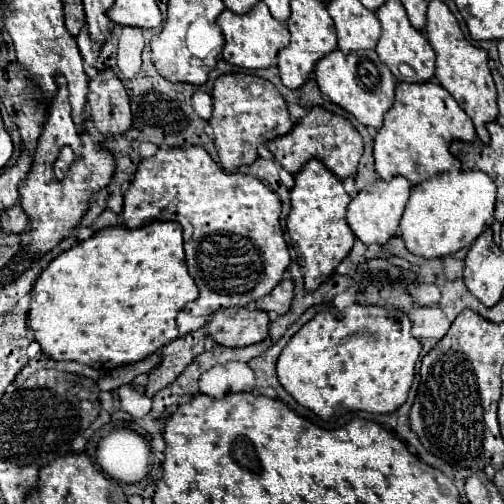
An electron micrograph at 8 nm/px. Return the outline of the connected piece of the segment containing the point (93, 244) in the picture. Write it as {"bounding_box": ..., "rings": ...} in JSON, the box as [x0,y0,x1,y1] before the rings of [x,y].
{"bounding_box":[28,222,198,372],"rings":[[[150,222],[150,224],[136,228],[136,230],[128,230],[126,226],[108,226],[104,230],[98,230],[92,238],[80,242],[76,248],[64,250],[42,270],[42,274],[38,276],[30,294],[32,294],[32,306],[30,306],[30,312],[28,312],[28,326],[34,332],[34,340],[42,346],[42,352],[48,354],[54,360],[76,360],[76,362],[88,364],[88,366],[96,368],[98,372],[102,372],[102,370],[112,370],[112,368],[122,366],[122,364],[138,362],[138,360],[146,358],[148,354],[156,352],[158,348],[162,348],[164,344],[178,338],[176,316],[188,302],[192,302],[198,296],[198,288],[196,288],[194,280],[190,278],[188,268],[186,268],[182,226],[178,222]]]}

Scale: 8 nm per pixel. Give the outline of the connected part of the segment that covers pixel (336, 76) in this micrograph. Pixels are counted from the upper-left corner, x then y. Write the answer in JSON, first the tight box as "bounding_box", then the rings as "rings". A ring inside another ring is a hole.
{"bounding_box":[316,50,396,128],"rings":[[[332,50],[316,64],[316,82],[334,104],[342,106],[346,112],[354,114],[358,122],[364,126],[380,128],[384,112],[394,102],[394,86],[396,78],[378,58],[376,50],[356,50],[352,54],[344,54],[342,50]]]}

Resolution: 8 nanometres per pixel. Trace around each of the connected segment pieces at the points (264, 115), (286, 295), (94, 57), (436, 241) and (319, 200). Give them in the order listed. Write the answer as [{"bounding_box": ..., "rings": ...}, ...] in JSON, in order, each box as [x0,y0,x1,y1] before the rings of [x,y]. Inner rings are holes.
[{"bounding_box":[208,74,292,172],"rings":[[[222,74],[214,82],[212,90],[212,118],[208,124],[214,130],[214,146],[224,170],[232,172],[242,164],[252,164],[258,158],[258,144],[288,134],[292,120],[286,108],[286,100],[268,80],[250,74]]]},{"bounding_box":[258,278,294,314],"rings":[[[284,278],[276,286],[276,290],[272,290],[272,294],[258,300],[258,308],[266,312],[274,310],[276,314],[286,314],[292,306],[292,298],[294,298],[294,282],[292,278]]]},{"bounding_box":[76,28,100,64],"rings":[[[86,28],[78,34],[78,38],[76,38],[76,42],[78,42],[78,48],[80,48],[80,52],[82,52],[82,58],[86,60],[86,64],[96,64],[98,62],[98,56],[100,56],[100,44],[96,44],[96,42],[92,42],[90,38],[88,38],[88,32],[86,32]]]},{"bounding_box":[400,170,496,258],"rings":[[[464,170],[464,172],[444,172],[432,176],[428,182],[420,182],[412,188],[408,204],[404,208],[402,220],[400,220],[400,236],[406,242],[406,248],[418,256],[424,258],[442,258],[448,254],[454,254],[456,250],[470,246],[476,236],[484,230],[484,226],[492,224],[494,214],[494,202],[496,202],[496,186],[488,174],[480,170]]]},{"bounding_box":[286,160,356,290],"rings":[[[310,160],[300,172],[294,174],[294,188],[290,190],[292,210],[286,220],[290,242],[296,248],[298,264],[304,274],[306,290],[316,290],[348,256],[356,236],[348,230],[346,206],[350,194],[344,190],[340,178],[336,178],[320,160]]]}]

